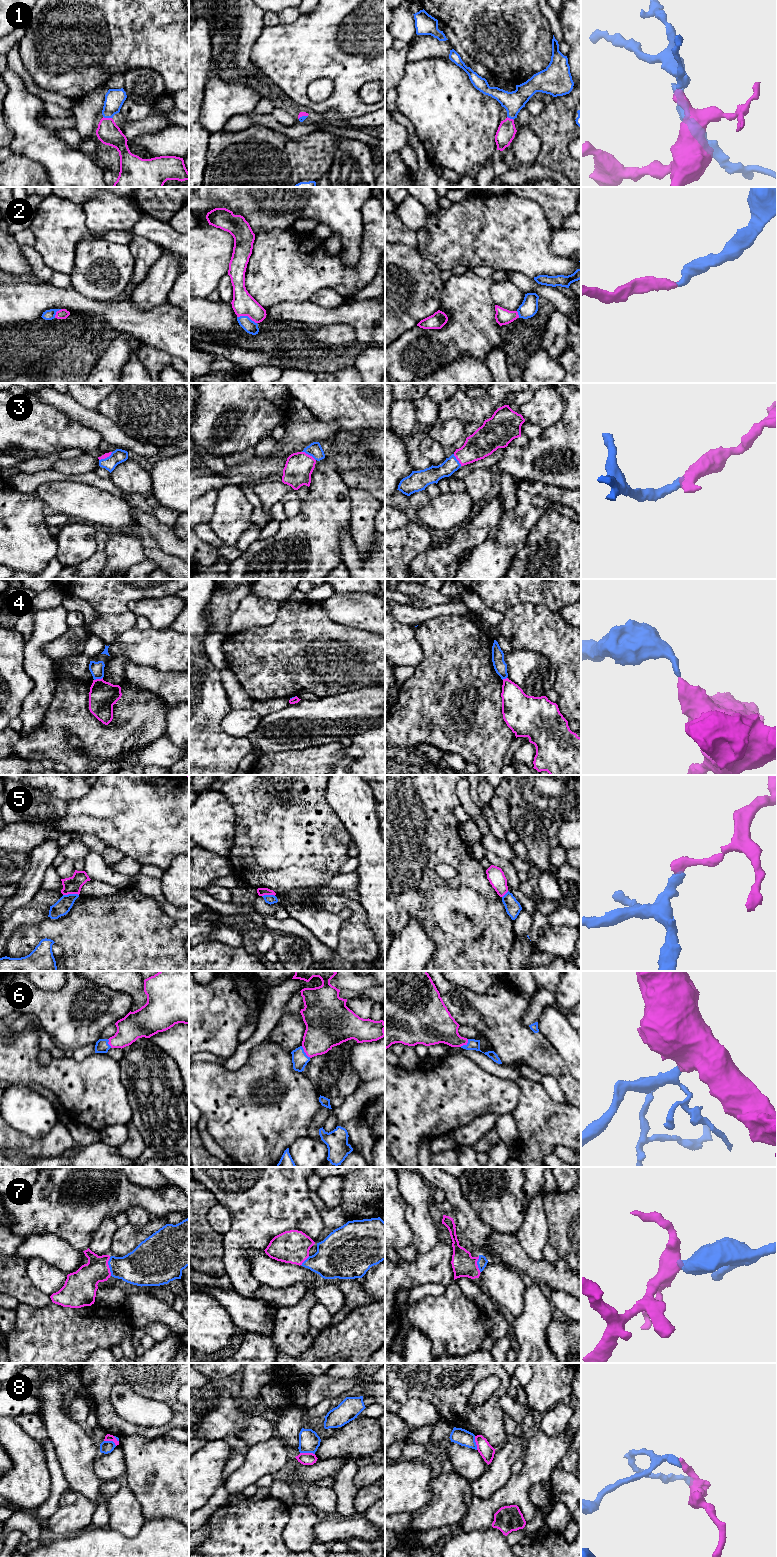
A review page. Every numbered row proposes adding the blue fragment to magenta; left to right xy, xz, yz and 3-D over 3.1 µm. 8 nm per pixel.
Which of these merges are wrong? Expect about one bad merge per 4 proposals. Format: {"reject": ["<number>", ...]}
{"reject": ["4", "5", "8"]}

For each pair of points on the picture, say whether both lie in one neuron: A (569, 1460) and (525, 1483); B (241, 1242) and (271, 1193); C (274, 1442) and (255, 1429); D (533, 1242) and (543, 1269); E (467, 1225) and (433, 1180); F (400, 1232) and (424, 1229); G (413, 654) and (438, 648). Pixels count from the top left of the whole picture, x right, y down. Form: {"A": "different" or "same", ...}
{"A": "different", "B": "same", "C": "different", "D": "different", "E": "same", "F": "different", "G": "different"}

